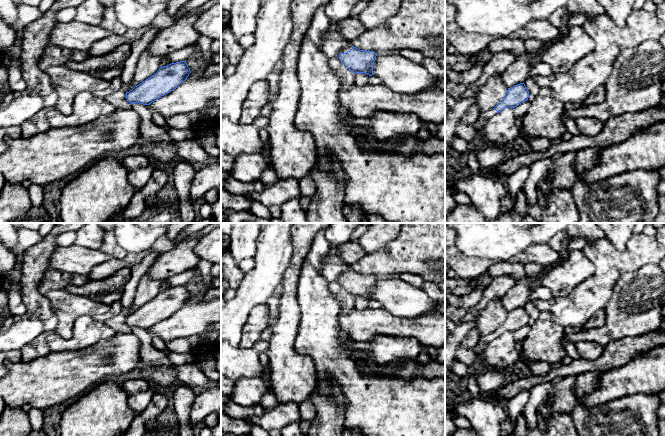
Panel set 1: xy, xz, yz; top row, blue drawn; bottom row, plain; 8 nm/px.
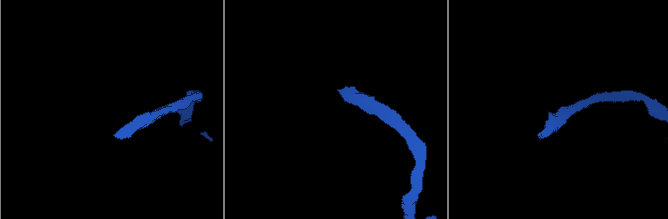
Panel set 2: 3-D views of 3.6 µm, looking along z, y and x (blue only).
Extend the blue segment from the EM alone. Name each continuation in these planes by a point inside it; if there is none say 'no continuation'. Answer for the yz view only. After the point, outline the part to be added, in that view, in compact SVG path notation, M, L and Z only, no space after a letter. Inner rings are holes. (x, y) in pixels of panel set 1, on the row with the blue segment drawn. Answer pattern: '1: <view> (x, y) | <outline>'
1: yz (485, 115) | M494 109L488 110L488 111L483 111L480 113L479 119L476 122L476 124L474 125L474 128L479 131L483 128L485 122L490 119L491 117L493 117L494 115L497 114L497 111Z

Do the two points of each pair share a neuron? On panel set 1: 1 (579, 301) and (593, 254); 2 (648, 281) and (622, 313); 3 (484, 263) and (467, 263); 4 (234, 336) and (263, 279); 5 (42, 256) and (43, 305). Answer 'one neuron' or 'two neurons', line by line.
1: one neuron
2: one neuron
3: one neuron
4: one neuron
5: one neuron

